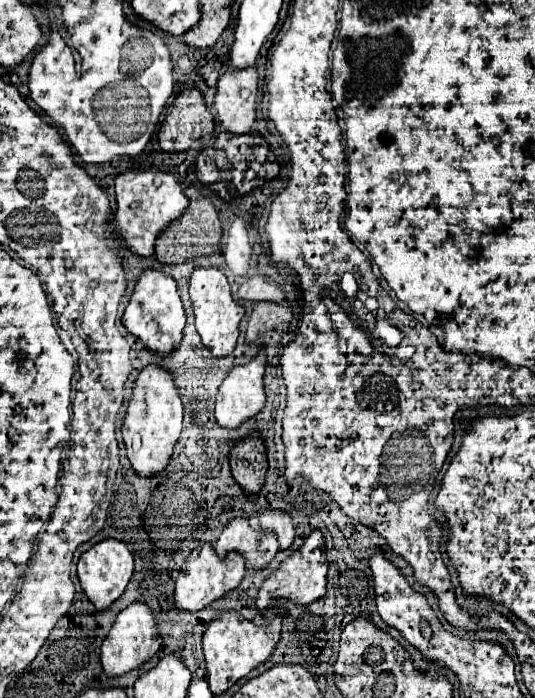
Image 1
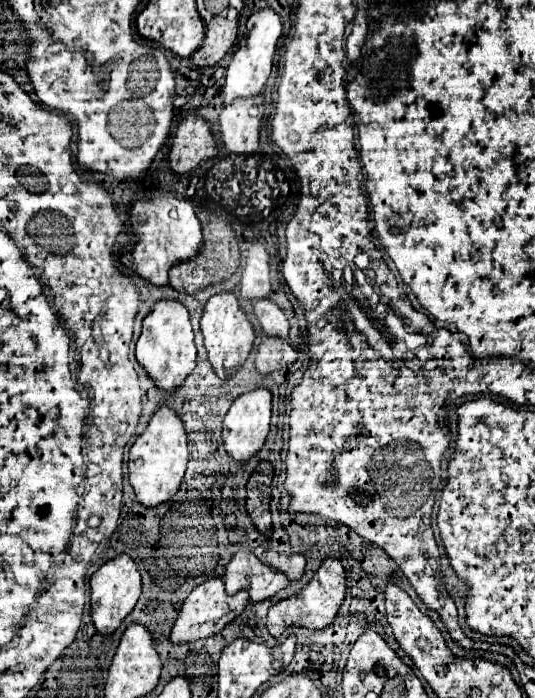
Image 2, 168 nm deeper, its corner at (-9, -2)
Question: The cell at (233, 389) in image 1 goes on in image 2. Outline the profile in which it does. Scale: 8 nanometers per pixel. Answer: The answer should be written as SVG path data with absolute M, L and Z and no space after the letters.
M255 388L255 390L241 394L239 398L235 398L223 420L225 450L237 462L247 462L263 446L263 442L269 434L269 420L271 420L271 392L267 388Z

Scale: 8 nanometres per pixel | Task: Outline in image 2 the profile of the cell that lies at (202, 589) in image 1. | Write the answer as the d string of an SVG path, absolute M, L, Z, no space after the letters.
M213 576L209 580L205 580L203 584L195 586L191 590L191 594L187 596L187 600L181 606L179 618L175 620L175 626L171 630L171 640L173 642L191 642L191 640L199 640L203 636L211 636L221 632L221 628L225 624L229 624L235 616L239 616L243 612L243 608L249 602L249 592L237 592L235 596L229 596L223 588L223 578Z

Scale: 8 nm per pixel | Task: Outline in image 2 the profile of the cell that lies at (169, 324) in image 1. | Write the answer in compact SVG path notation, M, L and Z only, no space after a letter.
M157 300L153 310L143 318L143 330L137 340L137 360L161 390L173 392L195 368L195 356L197 350L187 308L179 300Z

